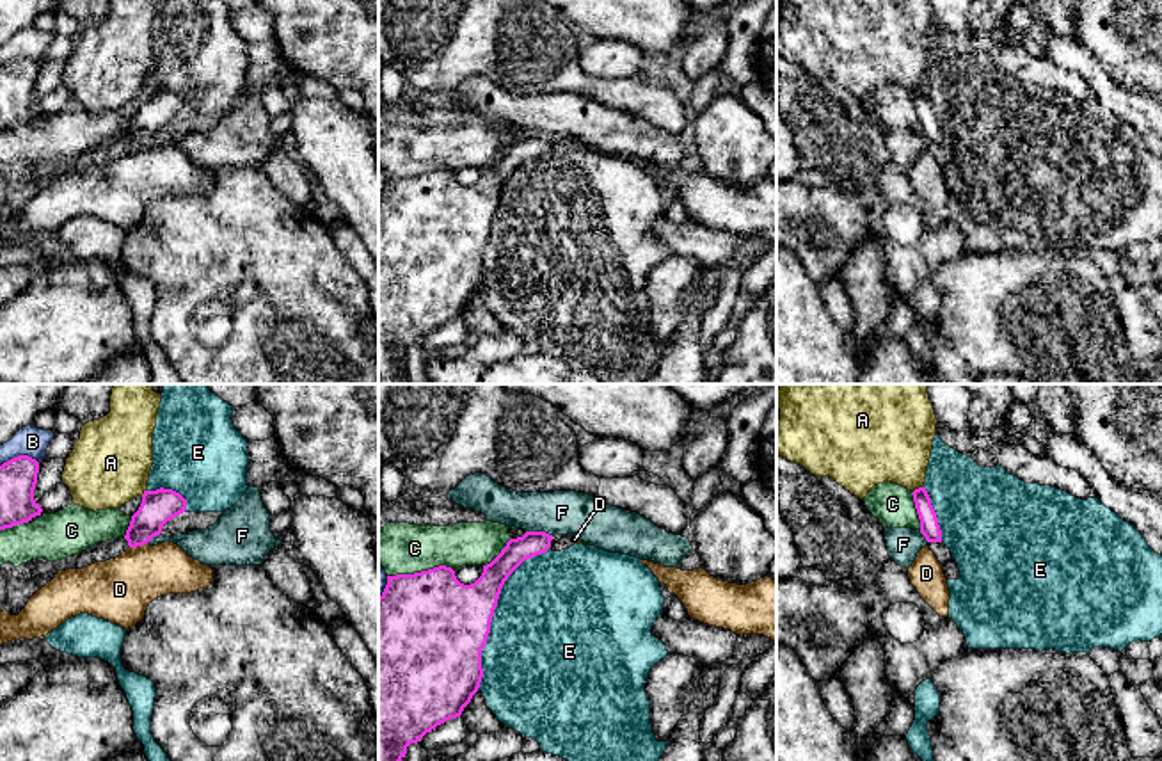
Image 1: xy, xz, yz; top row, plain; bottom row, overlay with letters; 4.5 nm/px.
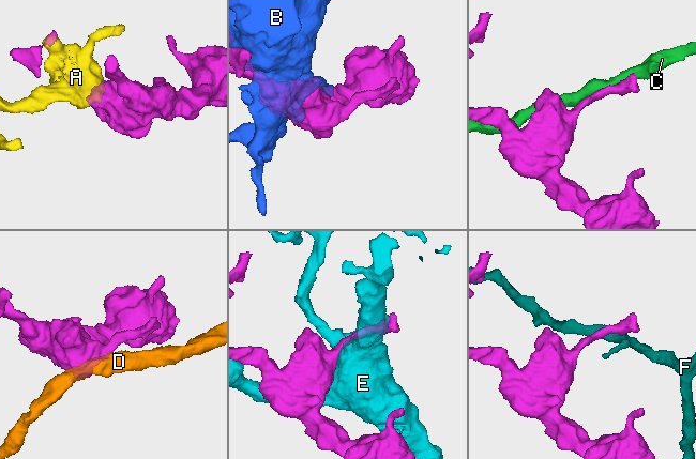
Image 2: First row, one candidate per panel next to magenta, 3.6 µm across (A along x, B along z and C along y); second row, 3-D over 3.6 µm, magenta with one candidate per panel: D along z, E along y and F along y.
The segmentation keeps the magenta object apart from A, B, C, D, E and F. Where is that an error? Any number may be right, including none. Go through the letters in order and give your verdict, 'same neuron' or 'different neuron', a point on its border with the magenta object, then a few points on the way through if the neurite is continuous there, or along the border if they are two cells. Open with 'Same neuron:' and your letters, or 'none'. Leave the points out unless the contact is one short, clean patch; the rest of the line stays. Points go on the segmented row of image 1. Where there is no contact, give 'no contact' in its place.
Same neuron: none
A: different neuron; meets magenta in yz at (919, 488); border along yz (923, 486), (912, 493)
B: different neuron; meets magenta in xy at (18, 456)
C: different neuron; meets magenta in xz at (421, 571)
D: different neuron; meets magenta in xy at (137, 544); border along xy (146, 543), (130, 548)
E: different neuron; meets magenta in xz at (493, 614)
F: different neuron; meets magenta in xz at (539, 532)

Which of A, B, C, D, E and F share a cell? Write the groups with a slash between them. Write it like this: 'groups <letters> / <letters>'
groups A / B / C / D / E / F

